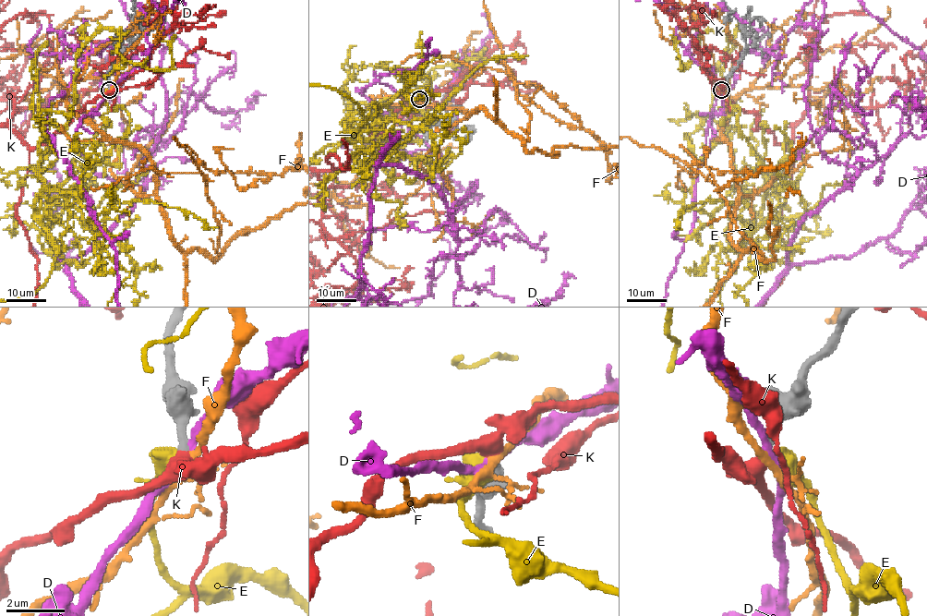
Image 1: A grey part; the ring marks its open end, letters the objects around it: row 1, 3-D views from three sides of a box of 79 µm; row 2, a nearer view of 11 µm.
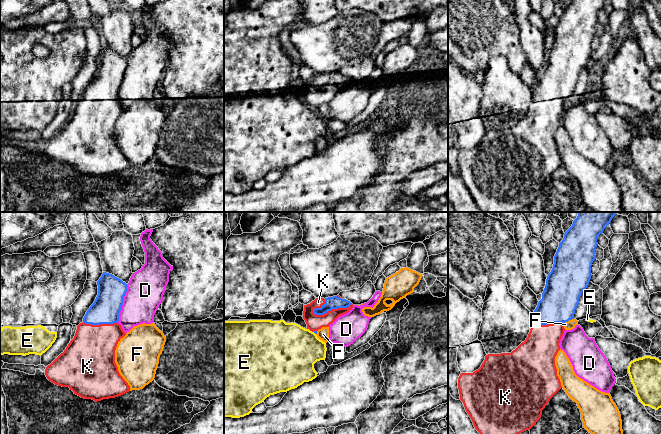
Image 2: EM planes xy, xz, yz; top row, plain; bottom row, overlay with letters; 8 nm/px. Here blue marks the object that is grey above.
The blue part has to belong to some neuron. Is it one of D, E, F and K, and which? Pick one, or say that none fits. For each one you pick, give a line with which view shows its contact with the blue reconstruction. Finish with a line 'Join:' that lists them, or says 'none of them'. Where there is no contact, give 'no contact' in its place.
K: xz
Join: K

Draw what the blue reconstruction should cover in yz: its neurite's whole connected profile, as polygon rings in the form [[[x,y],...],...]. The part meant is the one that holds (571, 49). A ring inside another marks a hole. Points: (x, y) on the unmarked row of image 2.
[[[572,0],[559,19],[542,75],[532,90],[534,101],[526,116],[511,129],[486,131],[481,143],[473,149],[460,150],[460,176],[481,212],[518,212],[530,206],[550,175],[562,164],[555,133],[565,107],[563,100],[574,95],[579,74],[592,52],[597,14],[607,1]]]

